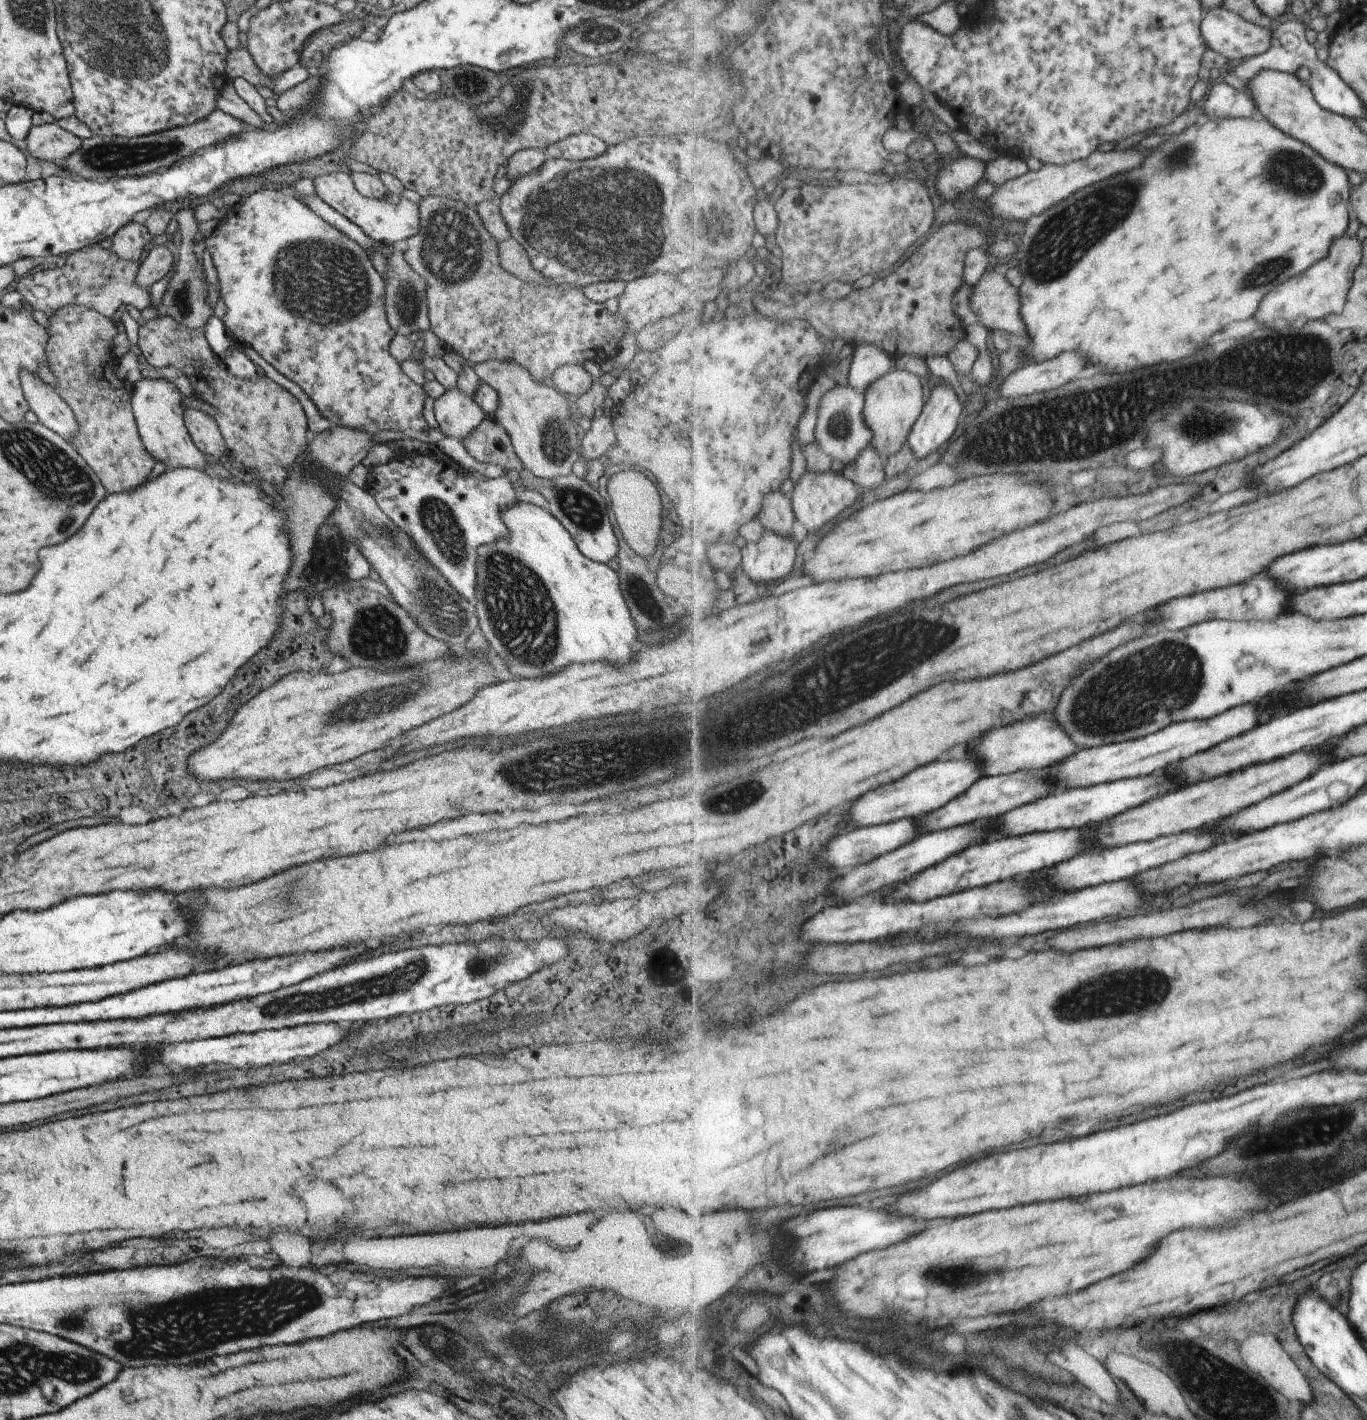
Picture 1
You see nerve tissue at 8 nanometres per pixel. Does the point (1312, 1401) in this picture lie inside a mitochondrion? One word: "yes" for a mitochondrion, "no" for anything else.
no

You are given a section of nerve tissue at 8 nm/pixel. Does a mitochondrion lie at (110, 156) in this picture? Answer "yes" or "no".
yes

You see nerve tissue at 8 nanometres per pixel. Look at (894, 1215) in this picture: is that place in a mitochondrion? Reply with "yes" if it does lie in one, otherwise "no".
no

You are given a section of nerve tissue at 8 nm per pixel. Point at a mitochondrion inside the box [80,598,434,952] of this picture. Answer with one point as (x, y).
(377, 634)

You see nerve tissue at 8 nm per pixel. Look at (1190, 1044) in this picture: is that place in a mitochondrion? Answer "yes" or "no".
no

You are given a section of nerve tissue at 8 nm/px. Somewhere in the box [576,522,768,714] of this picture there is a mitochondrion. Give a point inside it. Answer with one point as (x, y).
(635, 591)

